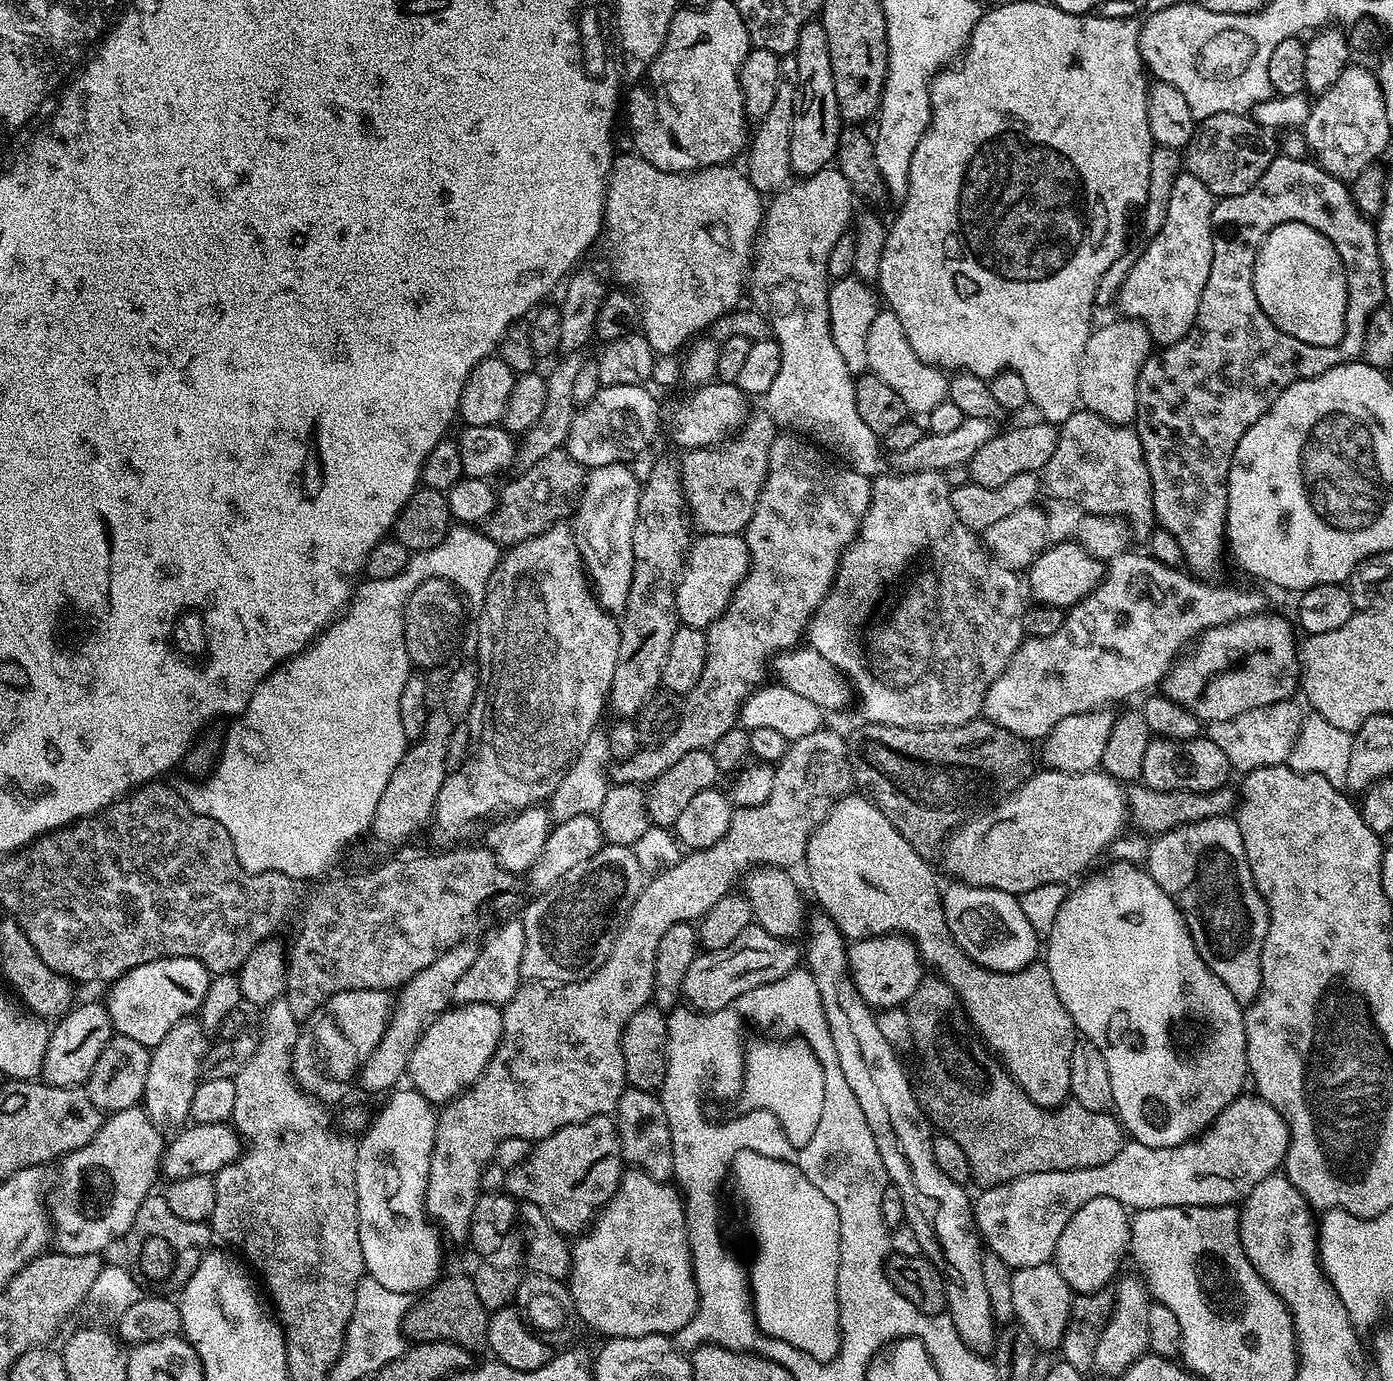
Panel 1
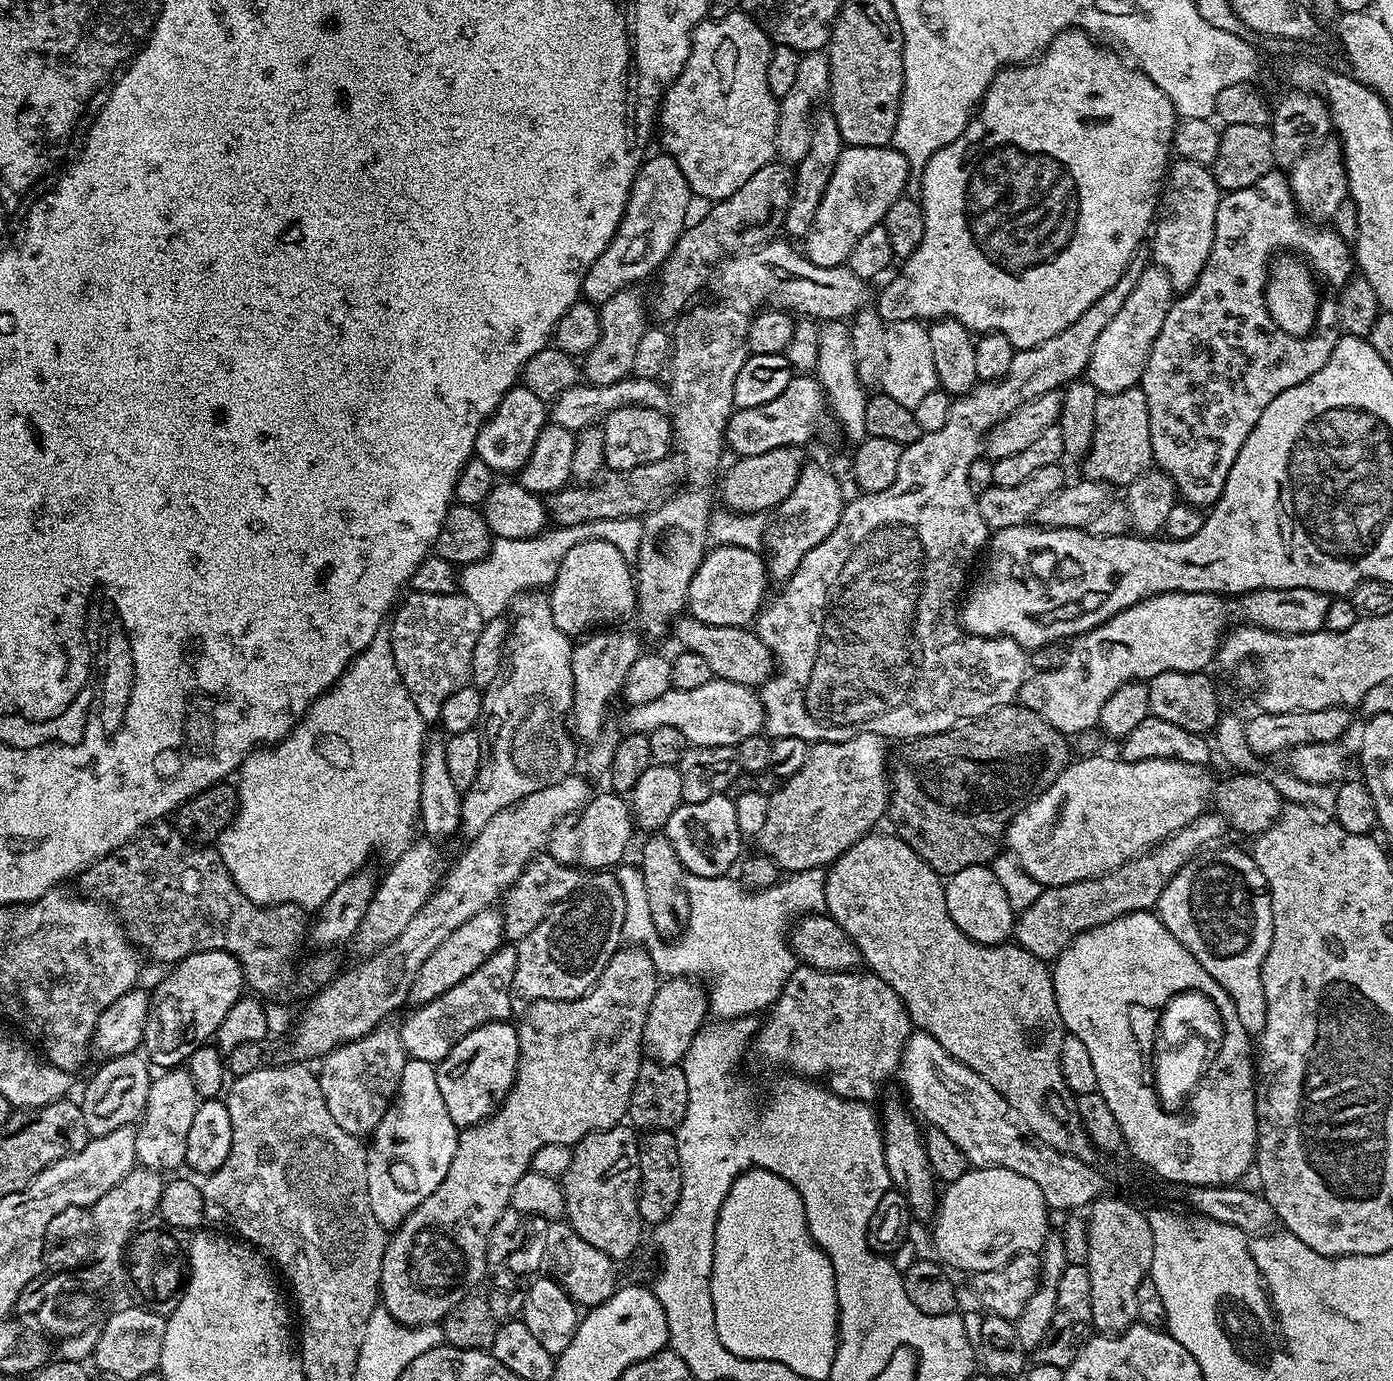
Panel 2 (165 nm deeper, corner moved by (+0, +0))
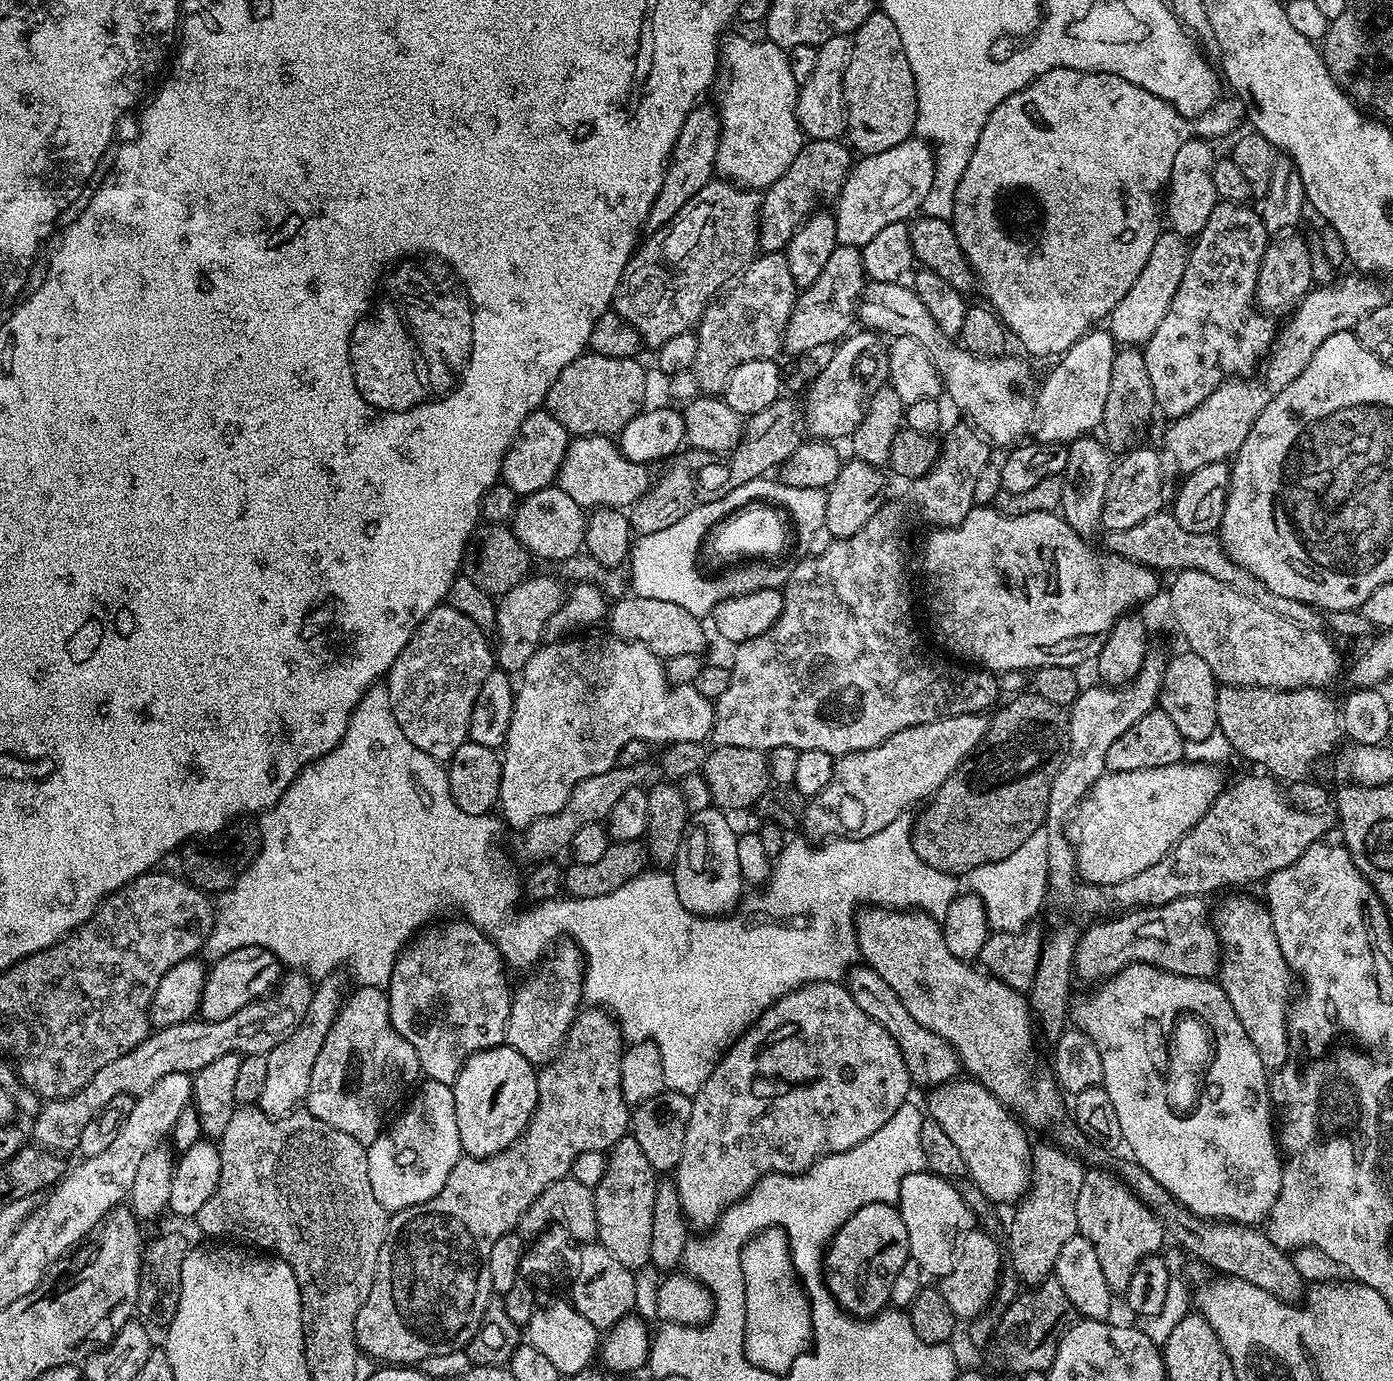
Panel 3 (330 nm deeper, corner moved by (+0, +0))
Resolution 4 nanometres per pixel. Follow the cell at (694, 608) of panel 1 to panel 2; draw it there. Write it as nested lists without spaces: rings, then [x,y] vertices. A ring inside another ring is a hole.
[[[717,544],[704,553],[704,561],[688,587],[686,608],[694,618],[698,618],[698,622],[743,628],[751,625],[761,611],[768,584],[770,577],[763,555],[736,545]]]

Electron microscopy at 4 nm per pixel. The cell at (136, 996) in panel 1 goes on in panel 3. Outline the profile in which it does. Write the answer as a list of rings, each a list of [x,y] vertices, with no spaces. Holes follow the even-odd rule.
[[[242,946],[242,950],[234,950],[226,954],[226,958],[215,961],[207,969],[200,998],[199,1015],[206,1020],[230,1018],[230,1014],[238,1014],[242,1006],[259,1000],[261,996],[268,995],[281,979],[282,965],[273,952],[262,946]]]

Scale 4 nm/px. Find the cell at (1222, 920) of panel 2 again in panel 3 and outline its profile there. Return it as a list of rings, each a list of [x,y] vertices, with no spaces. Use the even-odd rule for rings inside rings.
[[[1230,896],[1211,913],[1222,953],[1218,983],[1226,998],[1230,998],[1238,1022],[1242,1022],[1246,1038],[1254,1042],[1254,1050],[1258,1050],[1265,1068],[1279,1070],[1290,1060],[1288,1014],[1294,973],[1286,958],[1282,958],[1282,946],[1278,946],[1278,934],[1274,934],[1267,907],[1257,900],[1252,896]]]

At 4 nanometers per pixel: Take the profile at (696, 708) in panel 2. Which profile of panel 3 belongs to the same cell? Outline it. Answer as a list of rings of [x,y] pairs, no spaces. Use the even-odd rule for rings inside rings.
[[[611,634],[571,640],[545,643],[519,673],[500,769],[498,808],[504,811],[502,820],[507,827],[509,824],[523,830],[543,816],[558,814],[578,782],[617,767],[616,755],[626,742],[646,740],[649,745],[664,746],[691,740],[704,742],[711,737],[712,724],[716,720],[713,701],[702,698],[691,684],[671,684],[661,657],[655,656],[645,644],[620,640]]]

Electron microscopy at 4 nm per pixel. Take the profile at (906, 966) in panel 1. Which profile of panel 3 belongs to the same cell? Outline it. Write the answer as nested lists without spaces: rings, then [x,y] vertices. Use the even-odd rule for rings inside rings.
[[[822,980],[818,984],[804,984],[800,988],[795,988],[793,992],[786,993],[775,1000],[772,1007],[761,1012],[751,1027],[721,1055],[716,1061],[710,1078],[702,1082],[702,1086],[692,1097],[690,1122],[686,1126],[686,1142],[682,1146],[682,1158],[674,1173],[678,1198],[682,1202],[682,1210],[689,1225],[696,1230],[710,1230],[716,1224],[716,1219],[731,1204],[741,1200],[763,1176],[769,1176],[772,1172],[789,1174],[804,1172],[815,1160],[821,1160],[823,1156],[845,1152],[858,1146],[858,1142],[870,1138],[874,1130],[886,1126],[886,1122],[894,1118],[894,1114],[909,1099],[908,1088],[912,1087],[913,1083],[908,1076],[906,1062],[902,1062],[902,1054],[894,1038],[890,1038],[890,1034],[886,1034],[886,1030],[882,1030],[882,1026],[878,1026],[878,1022],[874,1022],[870,1014],[864,1013],[858,1007],[858,1002],[854,1002],[854,998],[843,983]]]

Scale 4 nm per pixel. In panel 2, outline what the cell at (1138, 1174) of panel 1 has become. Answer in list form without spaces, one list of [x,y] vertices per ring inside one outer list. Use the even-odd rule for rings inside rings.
[[[969,1167],[968,1172],[953,1184],[947,1185],[939,1197],[934,1223],[931,1225],[932,1240],[936,1243],[935,1255],[949,1269],[957,1268],[960,1272],[968,1272],[967,1274],[994,1270],[1010,1262],[1018,1254],[1039,1253],[1050,1235],[1048,1215],[1050,1209],[1044,1201],[1042,1190],[1038,1190],[1038,1186],[1030,1178],[1022,1178],[1022,1174],[1014,1174],[1014,1170],[1005,1168]]]

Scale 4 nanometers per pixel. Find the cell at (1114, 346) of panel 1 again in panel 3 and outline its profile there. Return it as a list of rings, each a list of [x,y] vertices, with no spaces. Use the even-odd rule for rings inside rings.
[[[1171,230],[1161,231],[1150,250],[1150,258],[1146,258],[1146,266],[1142,266],[1142,274],[1138,274],[1134,286],[1126,290],[1122,302],[1118,302],[1118,306],[1114,306],[1112,313],[1106,317],[1106,330],[1117,345],[1143,346],[1152,337],[1154,330],[1158,330],[1162,318],[1166,318],[1166,310],[1170,310],[1174,294],[1178,294],[1182,274],[1186,274],[1189,251],[1185,237]]]

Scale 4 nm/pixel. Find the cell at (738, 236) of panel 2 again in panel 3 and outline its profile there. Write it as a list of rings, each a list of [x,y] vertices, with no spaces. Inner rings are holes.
[[[808,140],[804,143],[786,174],[763,193],[760,201],[760,248],[764,252],[784,252],[790,238],[794,238],[802,222],[819,205],[816,203],[824,195],[839,197],[853,163],[849,145],[840,140]]]

